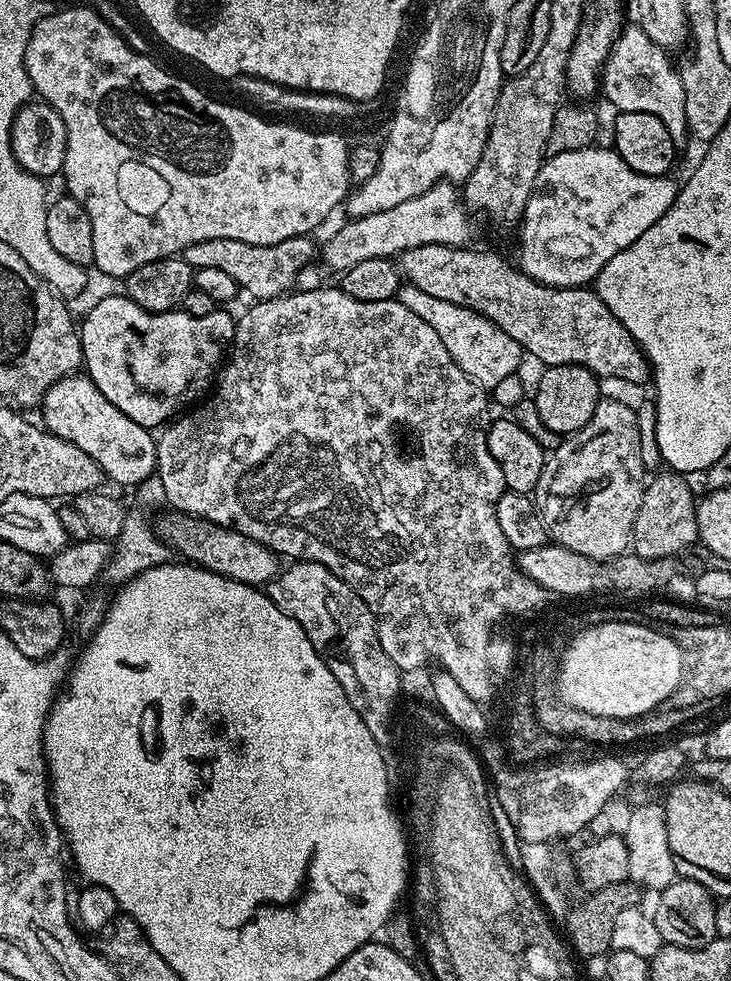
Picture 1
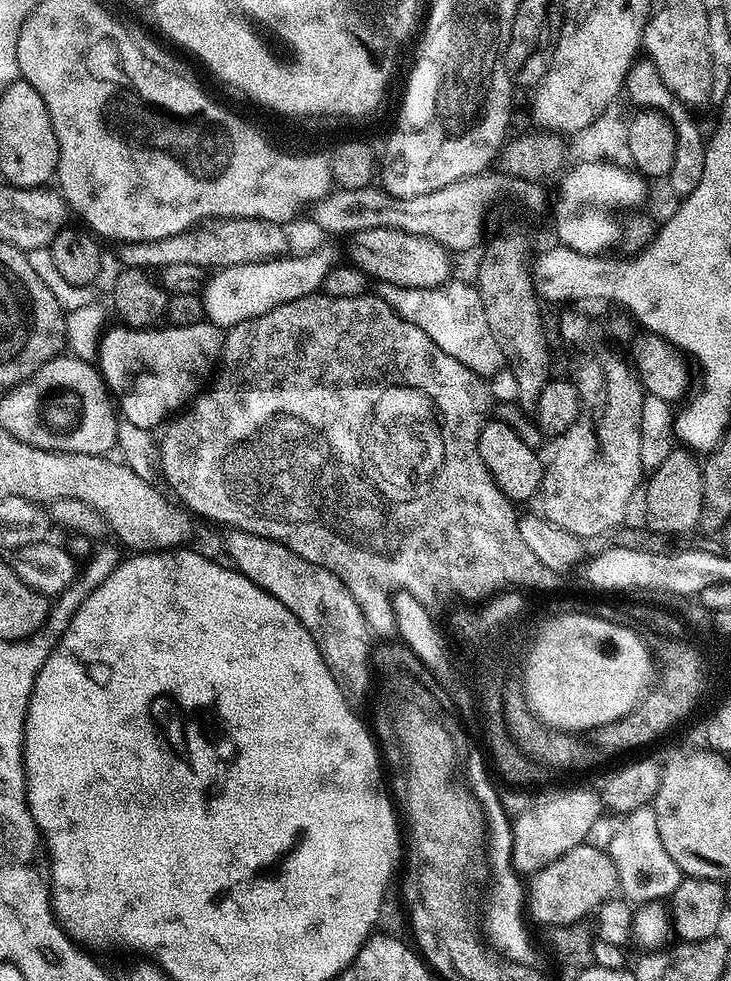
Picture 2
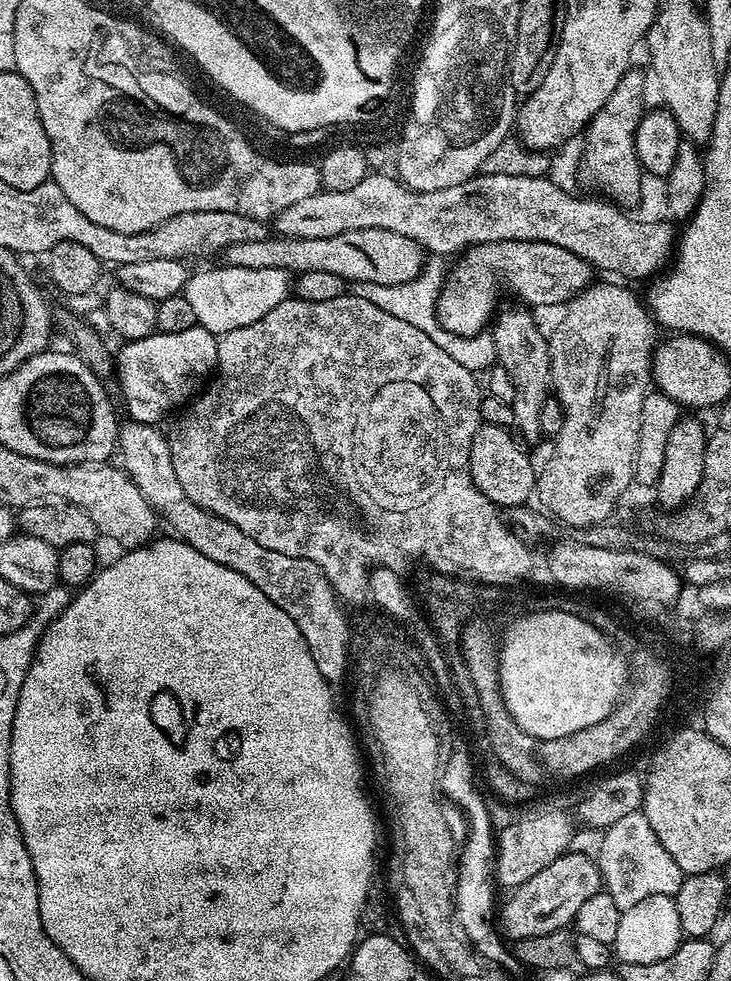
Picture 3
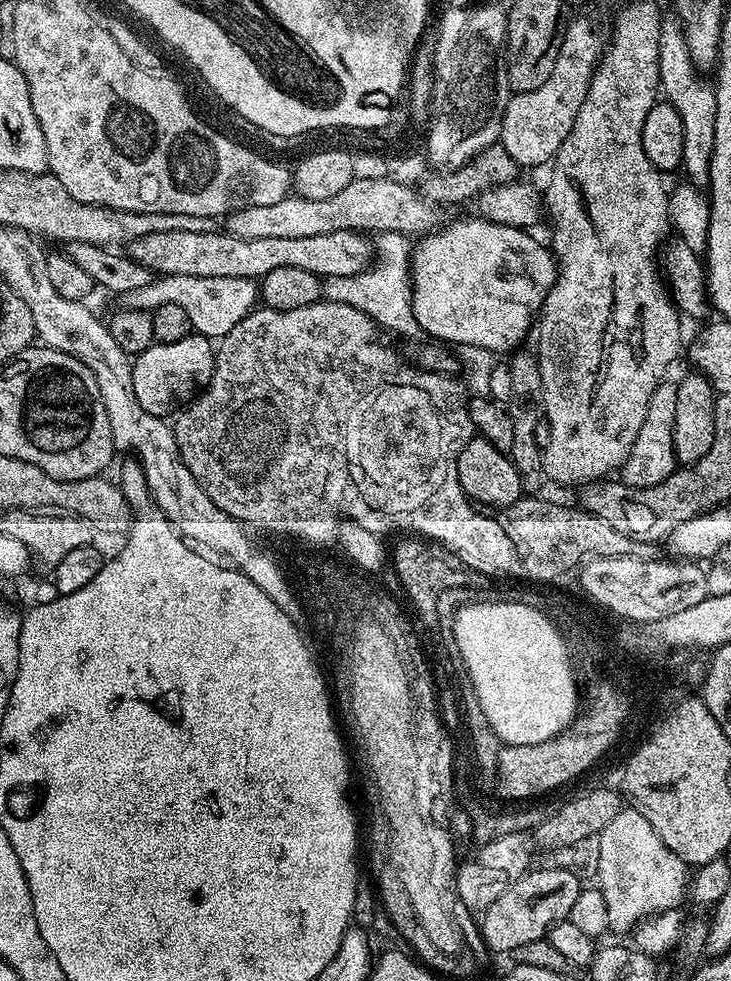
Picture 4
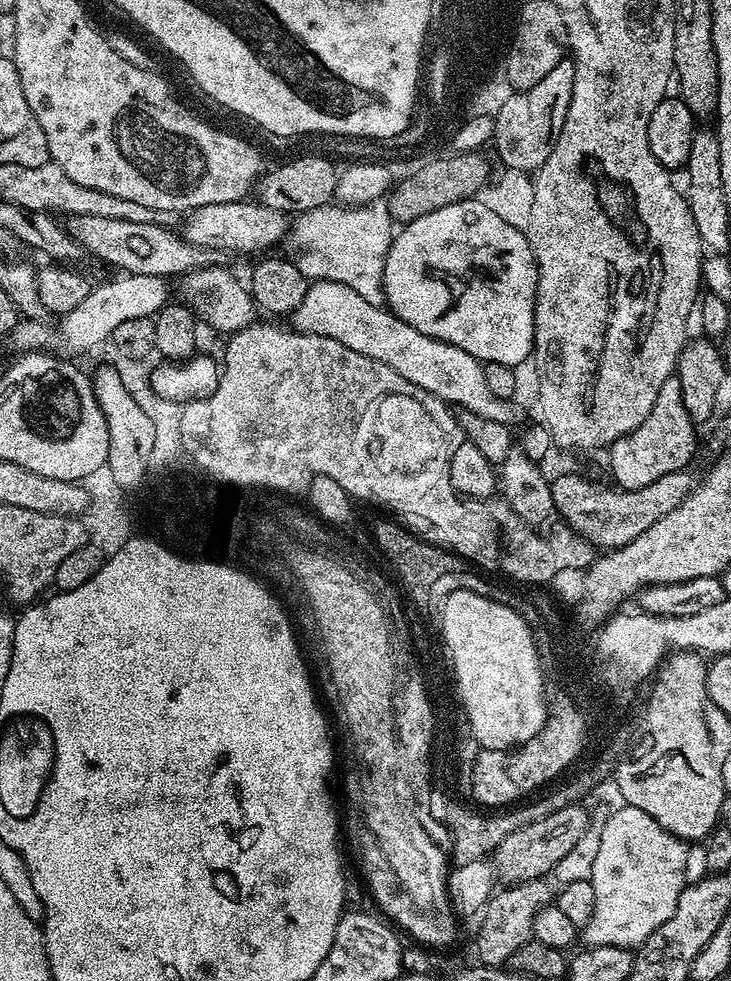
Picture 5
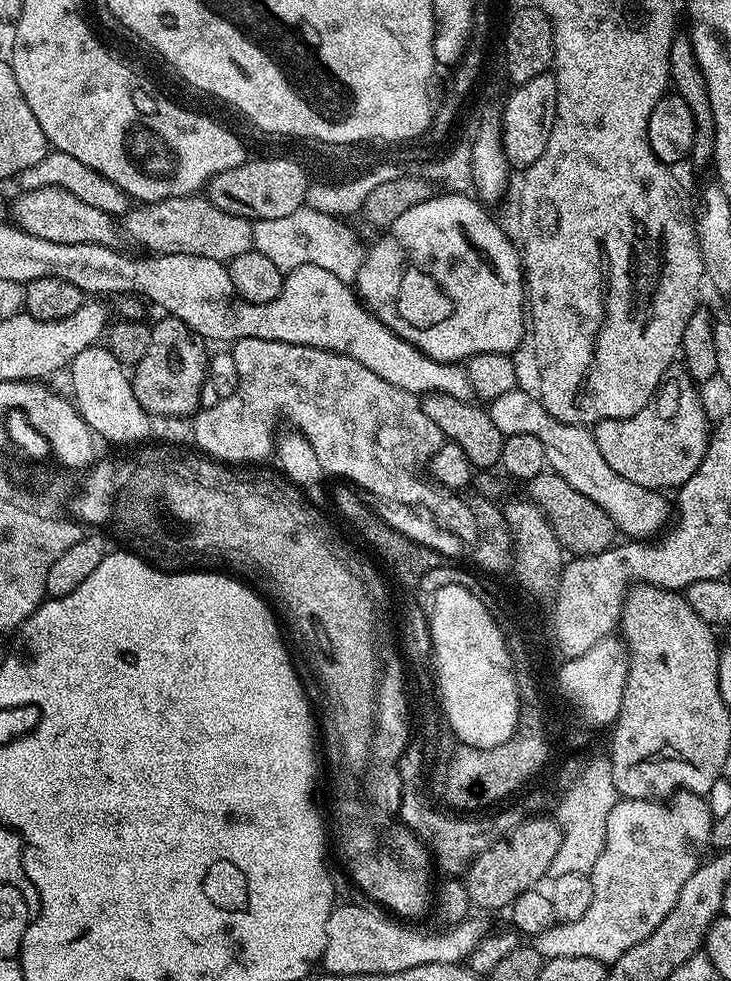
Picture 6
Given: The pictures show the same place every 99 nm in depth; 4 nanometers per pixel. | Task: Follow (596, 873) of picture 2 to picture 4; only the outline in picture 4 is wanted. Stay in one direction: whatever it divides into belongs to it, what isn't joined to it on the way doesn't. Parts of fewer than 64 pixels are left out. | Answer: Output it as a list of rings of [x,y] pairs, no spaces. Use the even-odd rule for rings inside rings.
[[[551,867],[529,870],[520,880],[512,881],[508,888],[502,890],[502,894],[498,894],[498,898],[494,898],[494,902],[490,902],[490,906],[484,909],[478,923],[481,938],[489,953],[511,954],[518,950],[518,946],[526,946],[526,942],[545,939],[555,924],[568,918],[570,909],[578,899],[582,880],[570,870]]]

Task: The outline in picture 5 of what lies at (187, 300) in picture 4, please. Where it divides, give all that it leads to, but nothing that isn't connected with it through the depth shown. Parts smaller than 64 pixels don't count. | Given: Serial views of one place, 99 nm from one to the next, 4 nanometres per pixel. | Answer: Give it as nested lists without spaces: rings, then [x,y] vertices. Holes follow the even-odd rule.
[[[129,272],[113,276],[116,277],[105,284],[97,283],[92,292],[86,294],[86,299],[59,321],[60,344],[66,351],[88,352],[99,344],[107,345],[119,324],[130,318],[155,317],[157,312],[169,303],[169,281],[165,277]]]

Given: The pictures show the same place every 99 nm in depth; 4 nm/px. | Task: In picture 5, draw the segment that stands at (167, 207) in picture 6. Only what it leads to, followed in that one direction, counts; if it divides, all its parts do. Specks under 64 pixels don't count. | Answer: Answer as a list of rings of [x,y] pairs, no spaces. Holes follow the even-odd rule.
[[[252,198],[193,208],[183,217],[183,220],[182,235],[186,242],[221,254],[227,254],[227,252],[260,252],[256,254],[262,254],[267,250],[275,249],[272,247],[282,236],[287,237],[290,232],[290,220],[285,213],[270,210],[270,206]]]

